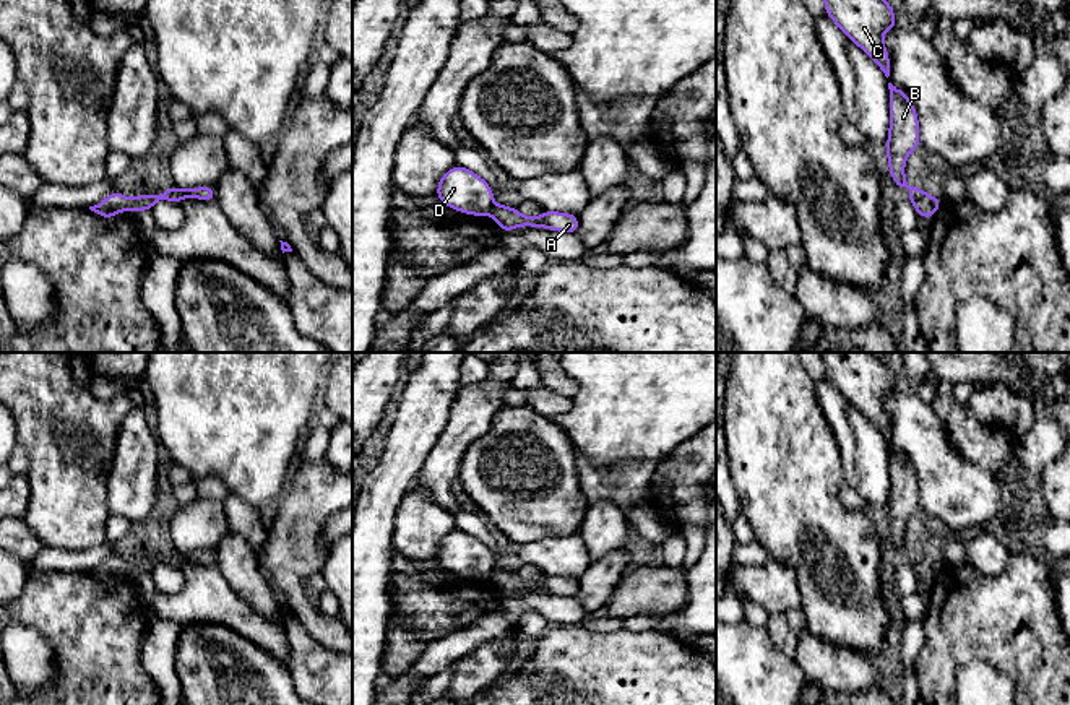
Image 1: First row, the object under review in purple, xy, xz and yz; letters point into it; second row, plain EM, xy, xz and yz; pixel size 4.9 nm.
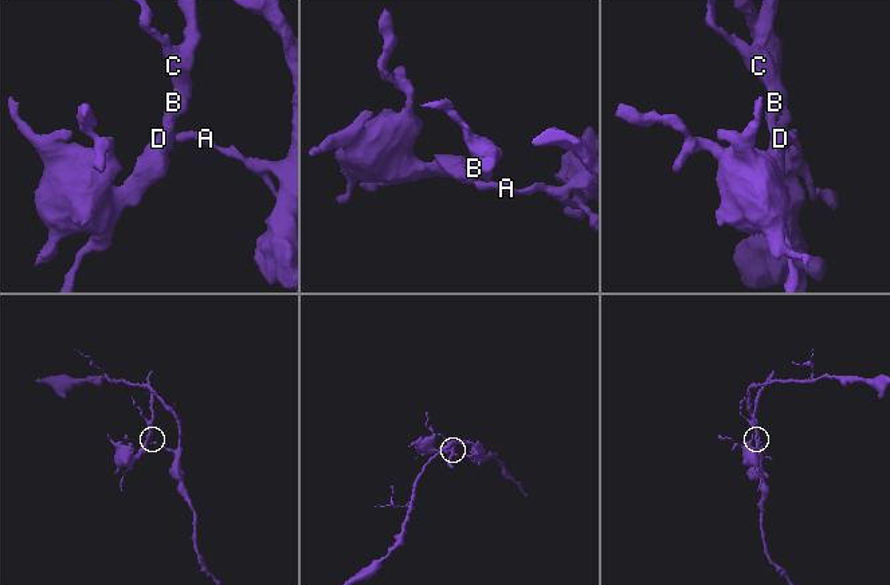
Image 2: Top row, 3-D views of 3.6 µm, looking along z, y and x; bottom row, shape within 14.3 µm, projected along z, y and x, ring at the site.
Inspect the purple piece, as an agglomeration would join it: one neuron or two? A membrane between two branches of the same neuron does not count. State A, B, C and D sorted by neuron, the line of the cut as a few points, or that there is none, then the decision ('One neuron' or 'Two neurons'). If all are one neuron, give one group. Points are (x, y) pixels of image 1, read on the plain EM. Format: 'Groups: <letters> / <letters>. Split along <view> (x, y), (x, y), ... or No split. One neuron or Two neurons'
Groups: A / B C D. Split along xy (129, 564), (125, 572). Two neurons

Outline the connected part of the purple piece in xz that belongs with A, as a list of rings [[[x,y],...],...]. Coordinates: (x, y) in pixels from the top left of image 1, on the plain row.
[[[497,569],[490,573],[492,583],[503,596],[511,596],[515,591],[547,591],[549,595],[576,598],[580,593],[578,580],[572,577],[544,575],[536,582],[523,580],[516,572]]]

